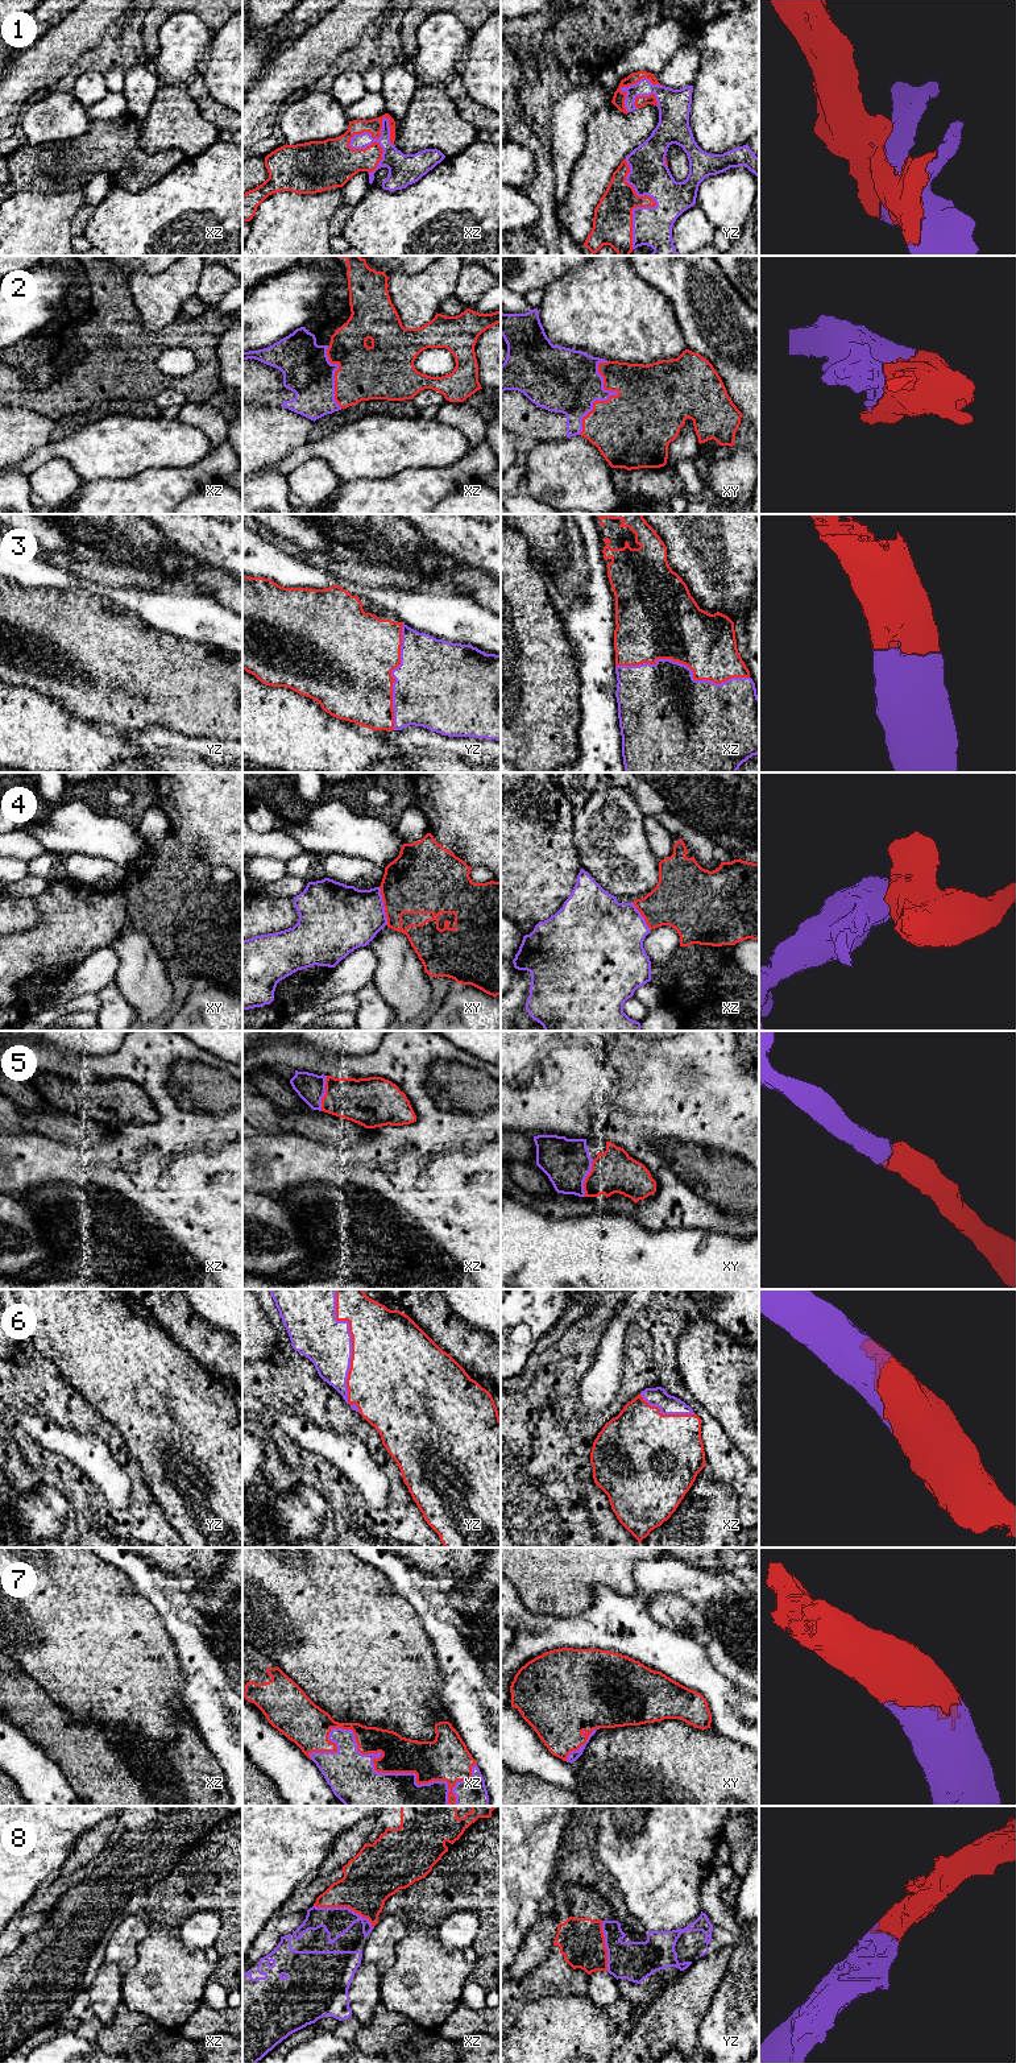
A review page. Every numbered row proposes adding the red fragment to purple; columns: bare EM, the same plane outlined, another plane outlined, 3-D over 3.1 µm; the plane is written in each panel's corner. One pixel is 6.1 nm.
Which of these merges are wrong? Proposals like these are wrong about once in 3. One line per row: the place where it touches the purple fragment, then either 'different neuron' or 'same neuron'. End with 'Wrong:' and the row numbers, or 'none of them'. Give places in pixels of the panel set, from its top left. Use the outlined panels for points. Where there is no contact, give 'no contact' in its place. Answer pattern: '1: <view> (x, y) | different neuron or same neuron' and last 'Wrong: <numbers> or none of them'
1: xz (380, 145) | same neuron
2: xy (613, 394) | same neuron
3: xz (684, 665) | same neuron
4: xy (382, 906) | different neuron
5: xy (585, 1177) | same neuron
6: yz (351, 1349) | same neuron
7: xz (377, 1772) | same neuron
8: xz (345, 1908) | same neuron
Wrong: 4

